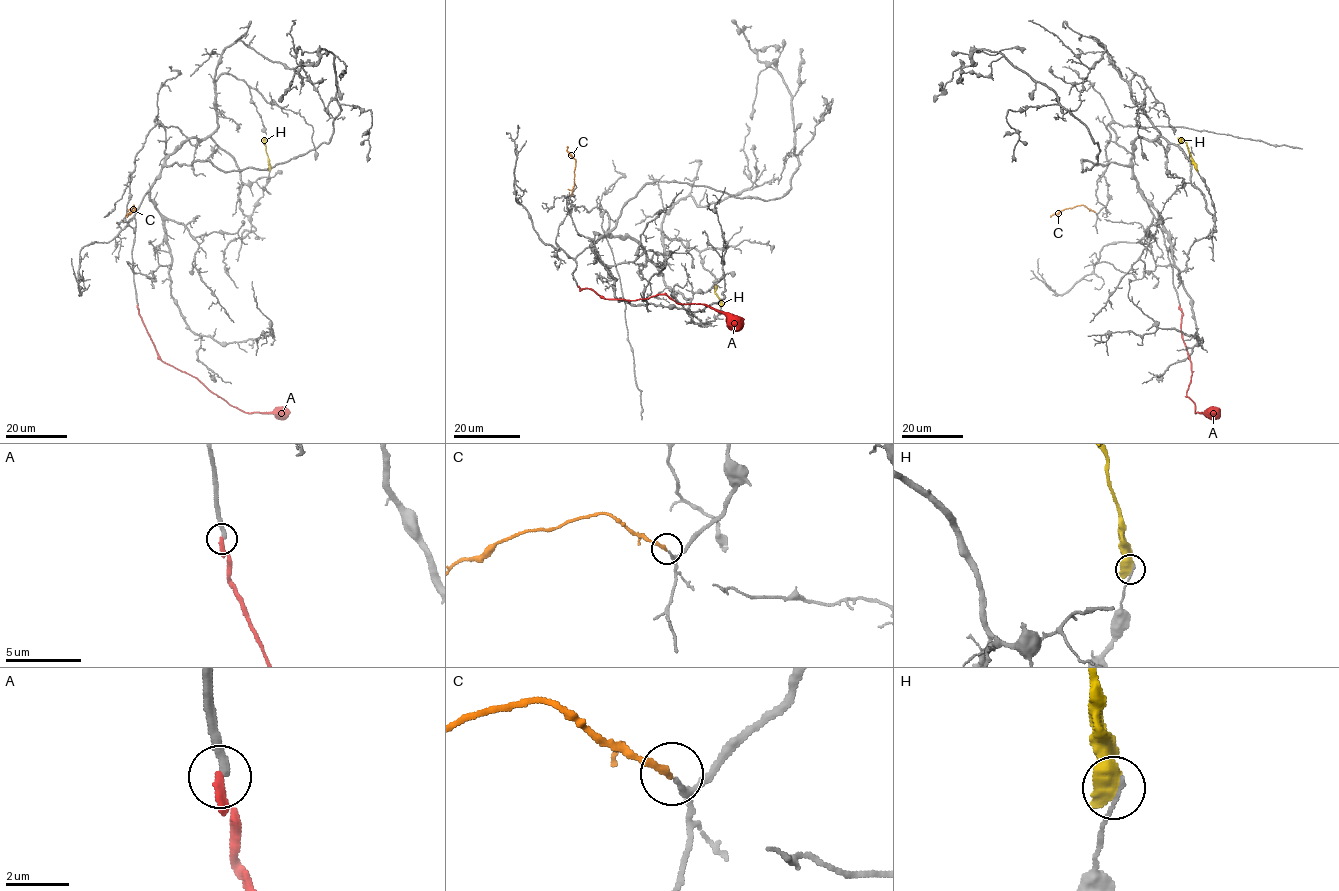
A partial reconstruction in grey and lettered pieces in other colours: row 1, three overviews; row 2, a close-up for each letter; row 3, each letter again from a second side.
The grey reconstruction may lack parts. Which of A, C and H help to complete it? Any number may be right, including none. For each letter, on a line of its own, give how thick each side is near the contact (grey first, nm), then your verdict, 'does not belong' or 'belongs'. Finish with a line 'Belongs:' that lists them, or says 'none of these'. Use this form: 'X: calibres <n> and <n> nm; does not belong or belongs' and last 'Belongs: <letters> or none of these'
A: calibres 260 and 280 nm; does not belong
C: calibres 180 and 200 nm; belongs
H: calibres 130 and 600 nm; does not belong
Belongs: C

